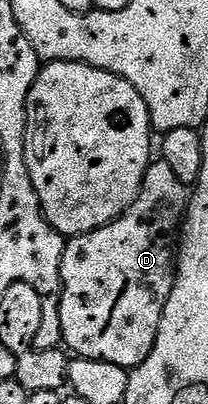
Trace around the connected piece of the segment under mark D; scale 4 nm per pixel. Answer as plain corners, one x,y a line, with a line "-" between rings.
153,161
147,167
138,199
120,219
66,240
61,257
61,333
68,352
80,359
109,361
109,365
128,369
140,367
145,357
153,353
157,329
175,284
177,236
185,222
188,202
188,184
177,181
167,163

